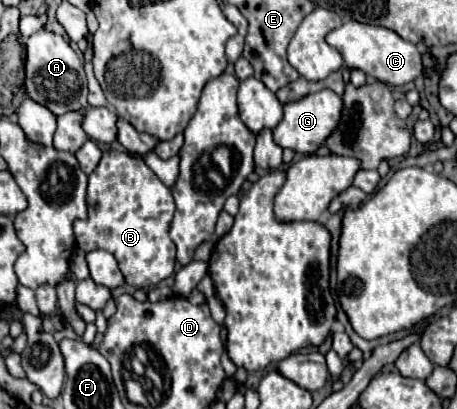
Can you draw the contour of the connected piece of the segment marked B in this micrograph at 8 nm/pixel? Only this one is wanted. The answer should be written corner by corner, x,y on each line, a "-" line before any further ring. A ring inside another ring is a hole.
103,151
97,169
89,175
87,219
73,223
77,247
83,251
105,249
115,255
125,283
137,289
149,289
173,275
175,245
169,237
175,201
169,187
143,163
131,159
125,151

